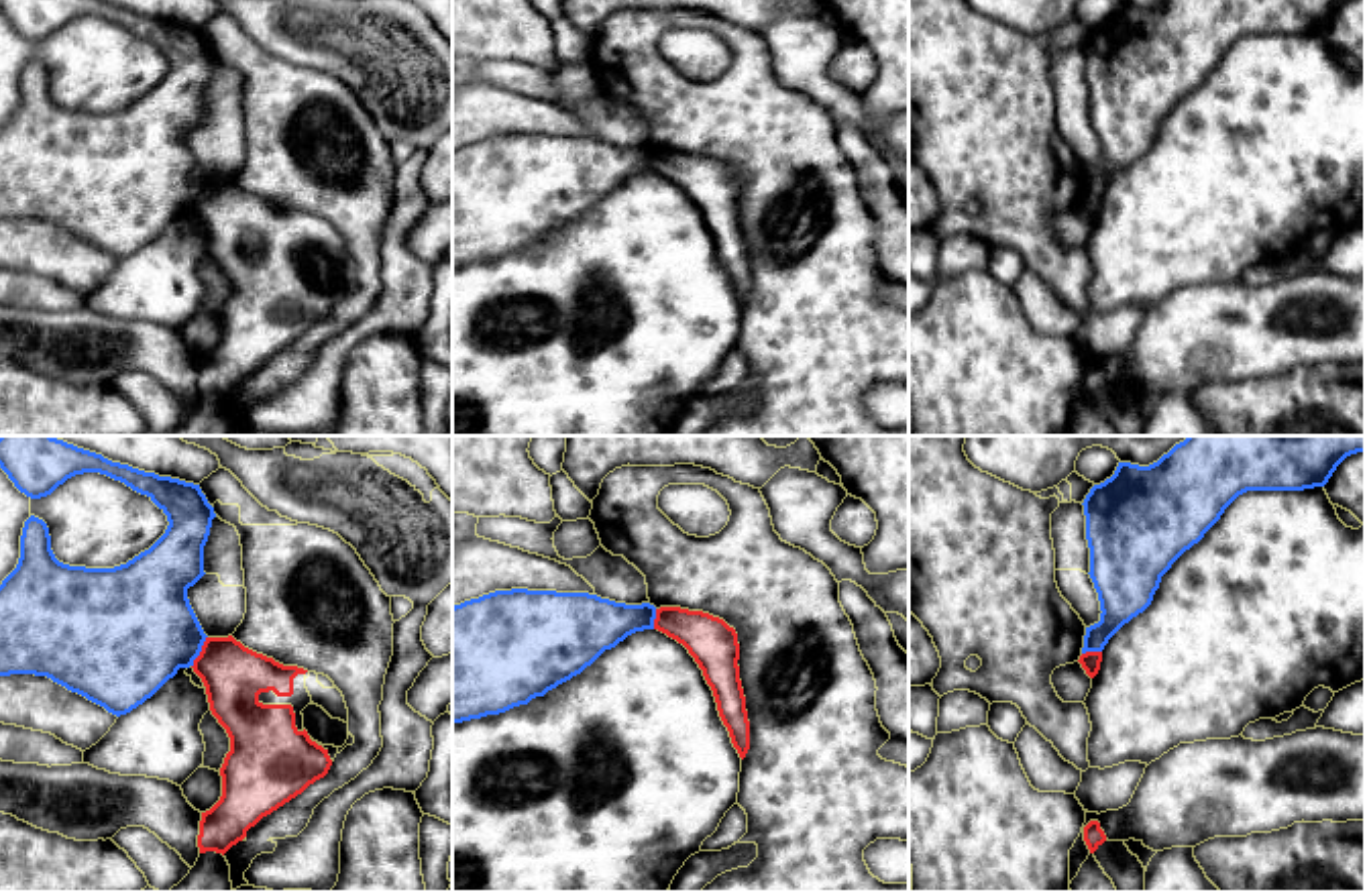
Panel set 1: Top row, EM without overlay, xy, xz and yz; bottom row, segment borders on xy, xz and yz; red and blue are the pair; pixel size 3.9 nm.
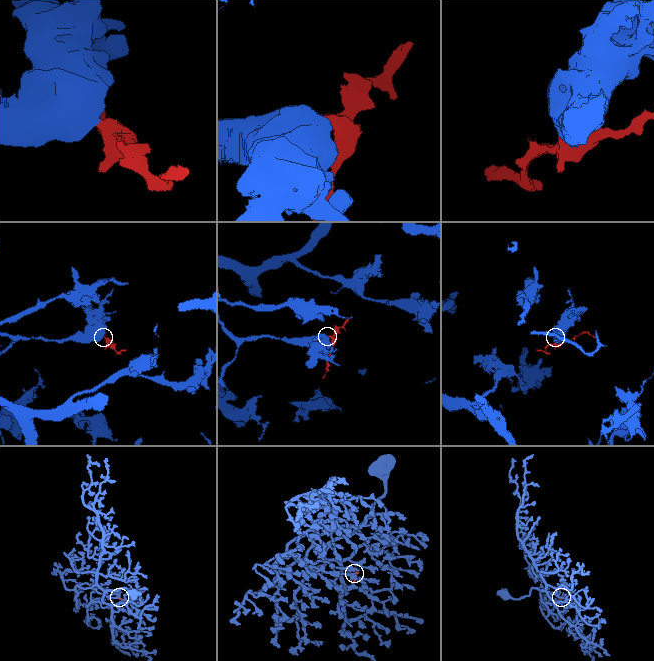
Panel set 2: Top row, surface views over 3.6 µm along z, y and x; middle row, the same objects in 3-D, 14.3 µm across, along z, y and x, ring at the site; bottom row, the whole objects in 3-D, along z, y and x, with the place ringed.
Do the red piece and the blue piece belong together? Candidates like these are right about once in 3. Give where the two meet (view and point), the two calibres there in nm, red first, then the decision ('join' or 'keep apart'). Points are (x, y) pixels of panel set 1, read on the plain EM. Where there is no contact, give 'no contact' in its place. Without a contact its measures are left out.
xy (200, 196) | 240/420 nm | keep apart

